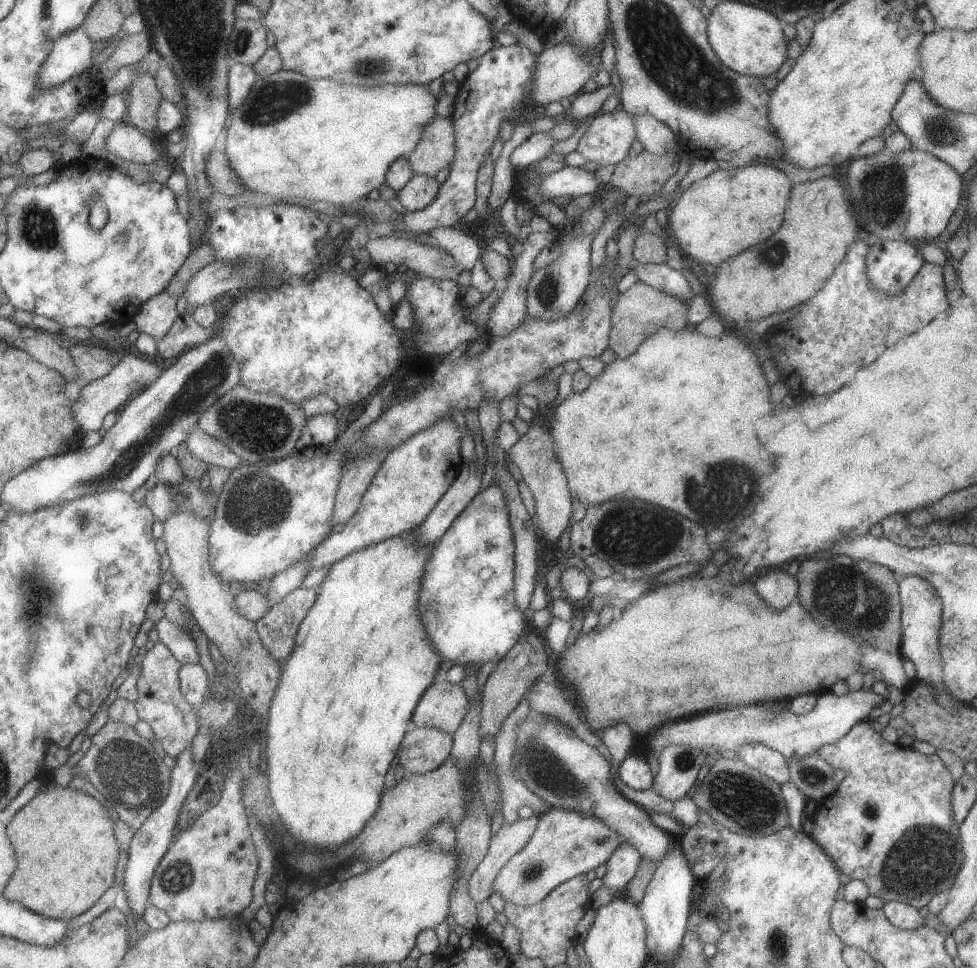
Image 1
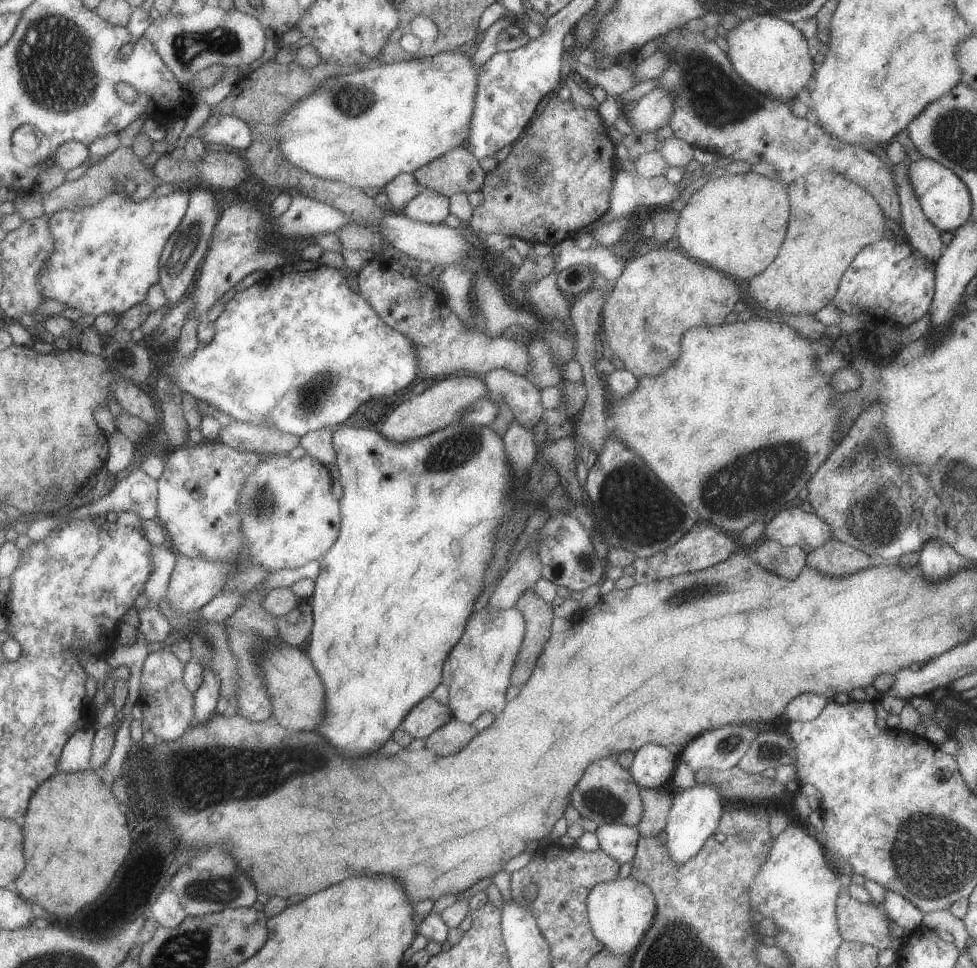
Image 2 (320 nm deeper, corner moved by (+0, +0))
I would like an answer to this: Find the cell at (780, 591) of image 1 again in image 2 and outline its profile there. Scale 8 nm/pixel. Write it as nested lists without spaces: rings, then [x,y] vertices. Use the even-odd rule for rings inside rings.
[[[764,538],[752,556],[765,569],[784,579],[793,580],[806,566],[806,554],[800,546],[784,547],[780,542]]]

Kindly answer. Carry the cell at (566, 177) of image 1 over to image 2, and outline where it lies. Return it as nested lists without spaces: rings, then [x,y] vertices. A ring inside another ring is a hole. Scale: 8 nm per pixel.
[[[628,169],[615,171],[612,180],[610,199],[607,212],[601,216],[603,221],[611,222],[616,218],[627,215],[637,206],[657,205],[661,208],[673,202],[683,186],[667,181],[664,175],[645,178],[639,175],[631,176]]]

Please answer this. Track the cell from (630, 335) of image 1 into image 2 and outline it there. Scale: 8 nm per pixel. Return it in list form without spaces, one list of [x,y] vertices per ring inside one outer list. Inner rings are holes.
[[[652,246],[646,254],[625,261],[600,312],[601,338],[606,340],[613,356],[637,378],[654,377],[680,357],[679,342],[685,330],[691,326],[720,325],[743,294],[732,277],[704,263],[694,263],[679,249],[674,251],[667,250],[665,246]]]

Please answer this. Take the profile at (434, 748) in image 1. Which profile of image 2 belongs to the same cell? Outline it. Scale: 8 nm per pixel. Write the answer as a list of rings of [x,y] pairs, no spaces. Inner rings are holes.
[[[450,718],[443,726],[436,728],[426,739],[424,747],[431,749],[436,756],[458,753],[477,734],[471,723],[462,723]]]

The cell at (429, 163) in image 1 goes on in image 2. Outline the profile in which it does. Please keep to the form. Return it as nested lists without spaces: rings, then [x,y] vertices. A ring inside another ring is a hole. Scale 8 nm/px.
[[[465,146],[454,148],[420,166],[412,172],[423,189],[429,189],[449,198],[452,194],[478,191],[484,172],[479,161]]]

